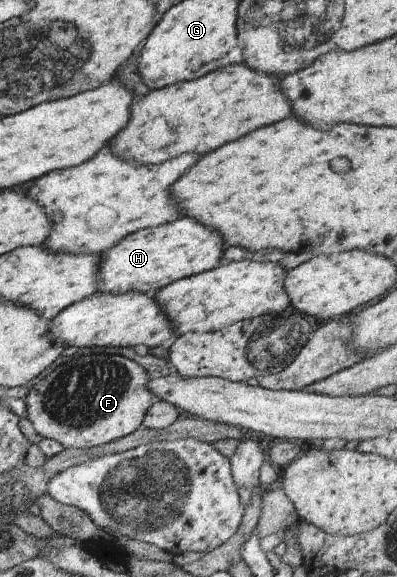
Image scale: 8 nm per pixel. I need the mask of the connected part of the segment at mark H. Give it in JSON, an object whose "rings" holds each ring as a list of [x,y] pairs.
{"rings":[[[179,216],[171,222],[129,233],[114,247],[99,253],[96,290],[101,294],[152,295],[169,283],[215,268],[222,258],[223,248],[218,233],[187,217]]]}

